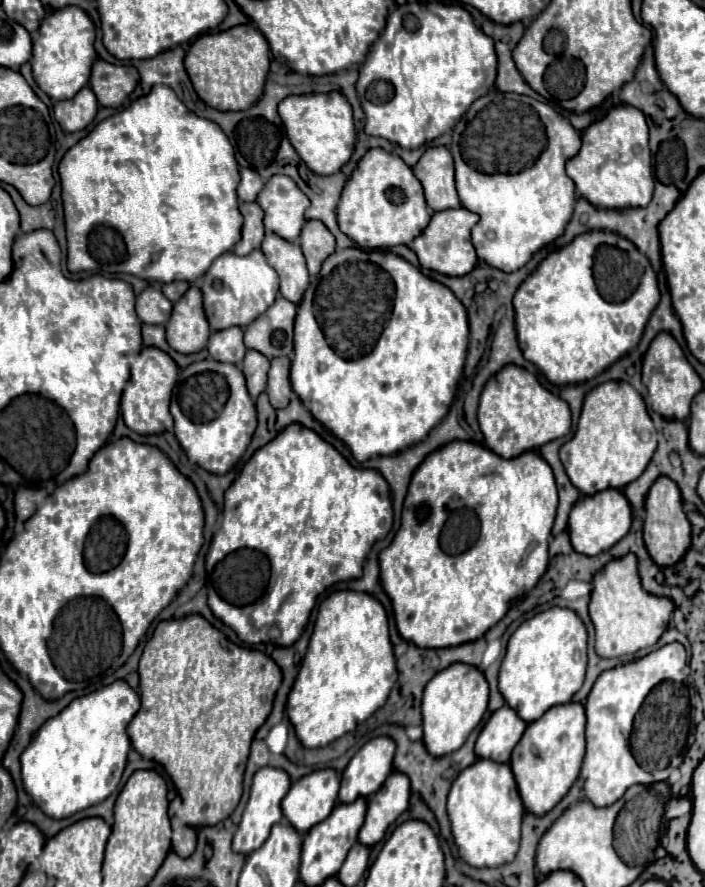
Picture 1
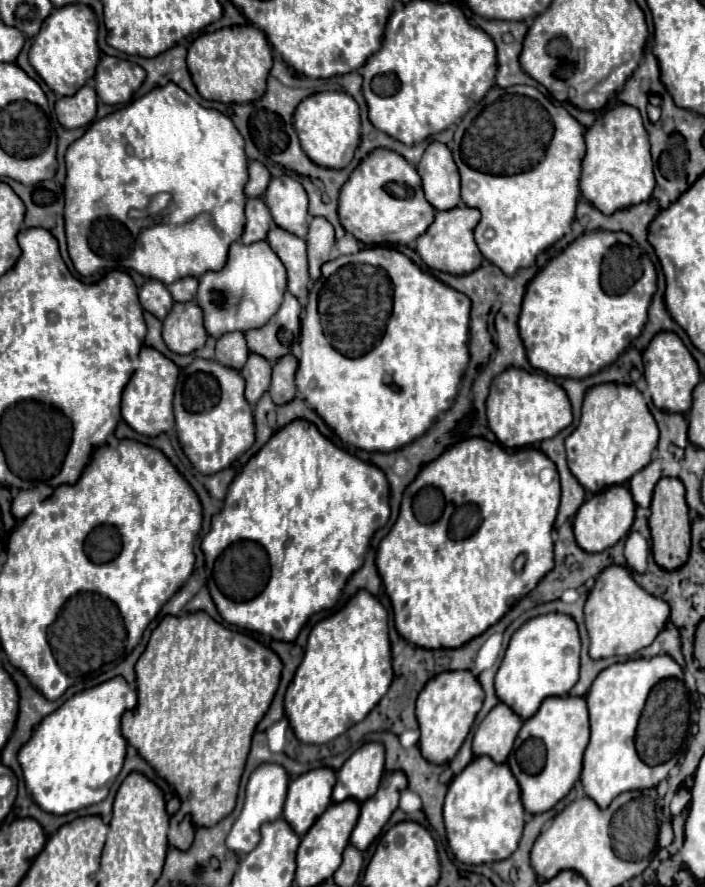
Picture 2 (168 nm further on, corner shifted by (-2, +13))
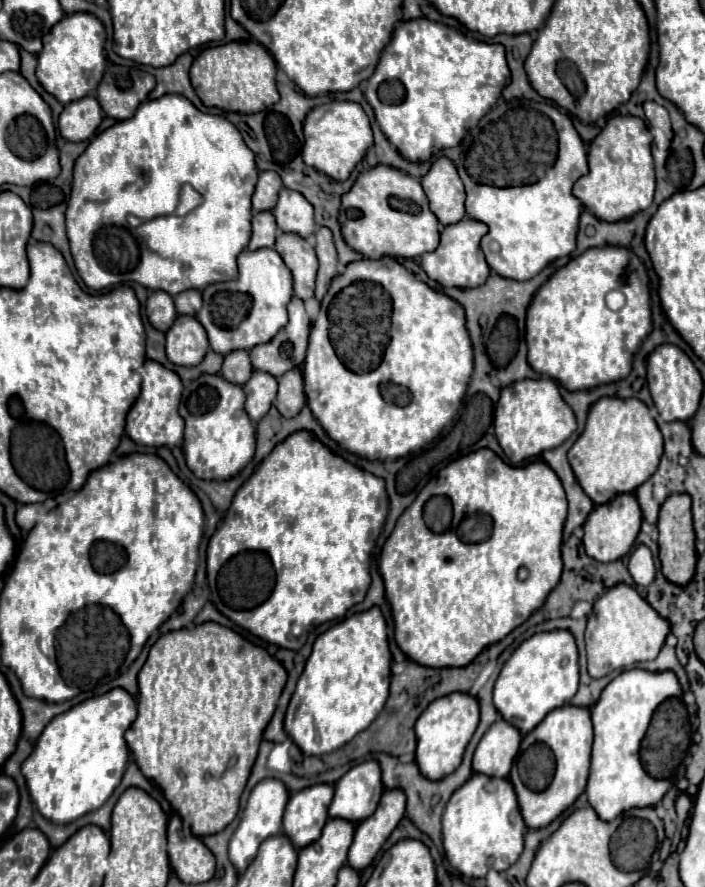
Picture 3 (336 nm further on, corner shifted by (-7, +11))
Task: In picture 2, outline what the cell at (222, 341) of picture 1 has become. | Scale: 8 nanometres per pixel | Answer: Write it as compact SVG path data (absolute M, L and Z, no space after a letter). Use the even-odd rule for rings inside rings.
M225 333L225 337L217 337L215 345L215 359L233 369L241 369L247 361L249 347L245 345L245 335L243 333Z

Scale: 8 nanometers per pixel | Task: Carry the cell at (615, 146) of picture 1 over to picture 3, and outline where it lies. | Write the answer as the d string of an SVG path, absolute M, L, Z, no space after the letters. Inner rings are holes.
M632 115L612 117L600 135L590 143L590 173L574 183L574 195L600 221L622 221L652 203L654 195L654 161L650 153L652 135L642 119Z

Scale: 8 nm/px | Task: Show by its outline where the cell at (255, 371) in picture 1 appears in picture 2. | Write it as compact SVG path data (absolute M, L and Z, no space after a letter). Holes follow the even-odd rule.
M249 353L249 359L245 367L241 369L241 375L247 383L245 397L251 405L259 401L259 397L269 389L271 383L271 361L265 361L259 353Z

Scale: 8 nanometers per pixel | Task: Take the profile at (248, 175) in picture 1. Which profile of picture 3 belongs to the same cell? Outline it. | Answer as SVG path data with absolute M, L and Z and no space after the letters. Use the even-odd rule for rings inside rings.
M262 171L254 197L252 197L252 205L256 211L270 211L278 199L278 191L282 189L282 179L278 173L274 171Z

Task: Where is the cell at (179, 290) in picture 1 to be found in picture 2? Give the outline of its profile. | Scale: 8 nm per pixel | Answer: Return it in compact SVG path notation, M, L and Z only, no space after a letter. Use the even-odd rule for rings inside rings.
M183 277L183 279L177 279L175 283L169 285L169 293L173 295L175 301L191 301L195 299L195 293L197 293L197 279L195 277Z

